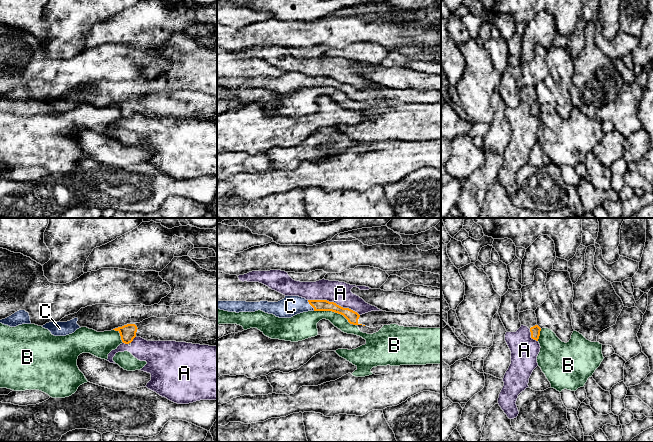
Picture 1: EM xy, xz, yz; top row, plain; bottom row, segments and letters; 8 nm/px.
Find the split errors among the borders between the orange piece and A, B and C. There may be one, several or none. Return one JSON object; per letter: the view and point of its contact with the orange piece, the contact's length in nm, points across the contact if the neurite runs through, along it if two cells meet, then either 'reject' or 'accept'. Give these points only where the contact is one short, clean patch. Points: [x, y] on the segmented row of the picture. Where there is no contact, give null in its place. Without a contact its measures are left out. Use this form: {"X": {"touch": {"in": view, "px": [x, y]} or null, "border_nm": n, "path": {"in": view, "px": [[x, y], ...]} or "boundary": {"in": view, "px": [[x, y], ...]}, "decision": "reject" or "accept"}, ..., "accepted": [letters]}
{"A": {"touch": {"in": "xz", "px": [333, 302]}, "border_nm": 440, "decision": "reject"}, "B": {"touch": {"in": "xz", "px": [333, 311]}, "border_nm": 320, "decision": "reject"}, "C": {"touch": {"in": "xz", "px": [310, 304]}, "border_nm": 110, "path": {"in": "xz", "px": [[319, 305], [310, 304], [290, 306]]}, "decision": "accept"}, "accepted": ["C"]}

